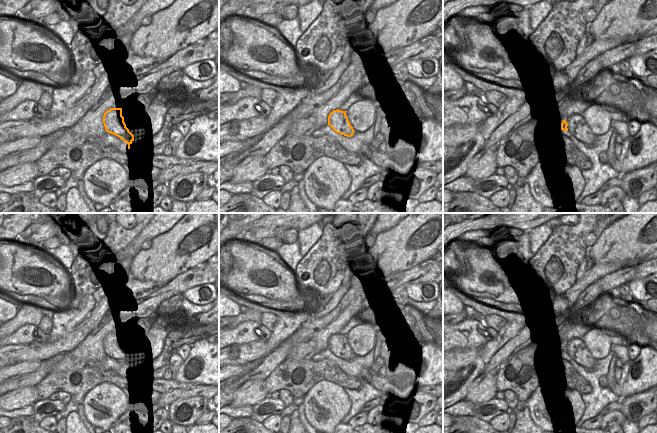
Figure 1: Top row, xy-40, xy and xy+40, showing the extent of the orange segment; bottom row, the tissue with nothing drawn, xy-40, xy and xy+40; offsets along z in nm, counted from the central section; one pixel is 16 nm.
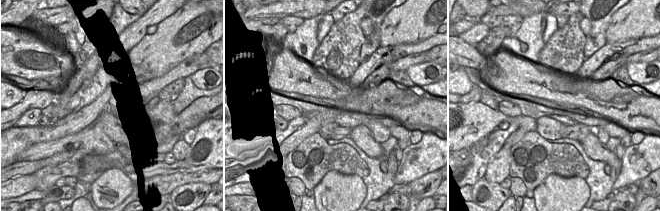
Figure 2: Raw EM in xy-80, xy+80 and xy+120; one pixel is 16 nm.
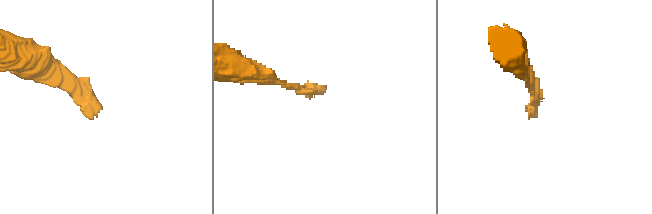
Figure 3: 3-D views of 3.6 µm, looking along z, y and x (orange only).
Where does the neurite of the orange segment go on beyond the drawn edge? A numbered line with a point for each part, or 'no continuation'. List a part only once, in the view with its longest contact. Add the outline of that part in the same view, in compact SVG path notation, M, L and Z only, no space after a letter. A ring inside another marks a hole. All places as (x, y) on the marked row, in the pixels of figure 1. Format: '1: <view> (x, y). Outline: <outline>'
1: xy+40 (577, 126). Outline: M574 114L565 119L568 123L567 133L571 133L580 142L591 146L596 140L596 135L591 131L586 124L584 118L579 114Z

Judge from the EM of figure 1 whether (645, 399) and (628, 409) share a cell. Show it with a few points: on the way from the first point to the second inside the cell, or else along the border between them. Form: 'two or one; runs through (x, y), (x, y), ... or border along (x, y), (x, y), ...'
one; runs through (641, 403), (632, 408)

